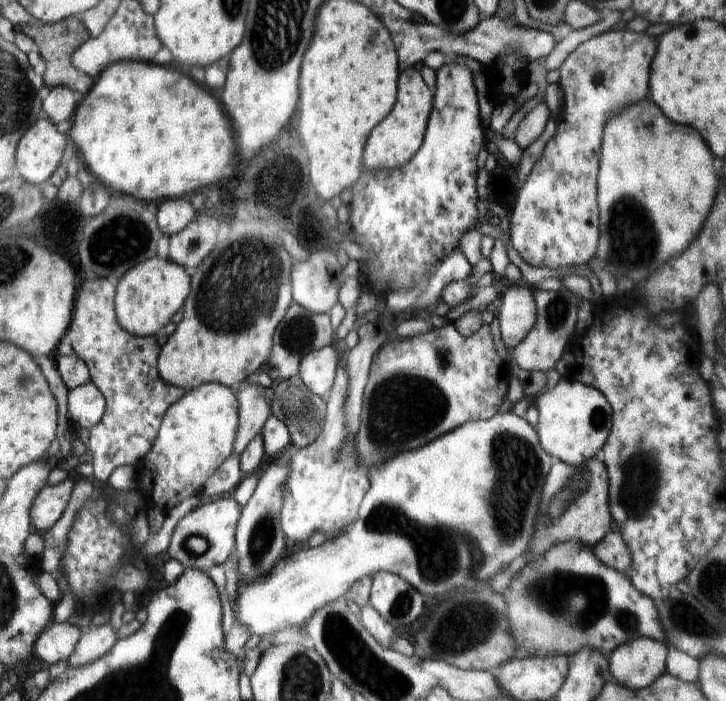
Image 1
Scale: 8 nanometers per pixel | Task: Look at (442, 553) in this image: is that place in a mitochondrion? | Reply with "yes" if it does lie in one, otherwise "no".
yes

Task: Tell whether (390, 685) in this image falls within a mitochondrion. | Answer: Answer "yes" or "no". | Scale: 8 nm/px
yes

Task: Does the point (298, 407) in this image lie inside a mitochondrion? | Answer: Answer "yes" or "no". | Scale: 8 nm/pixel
yes

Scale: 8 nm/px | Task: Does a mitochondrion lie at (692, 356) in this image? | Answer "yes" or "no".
no

